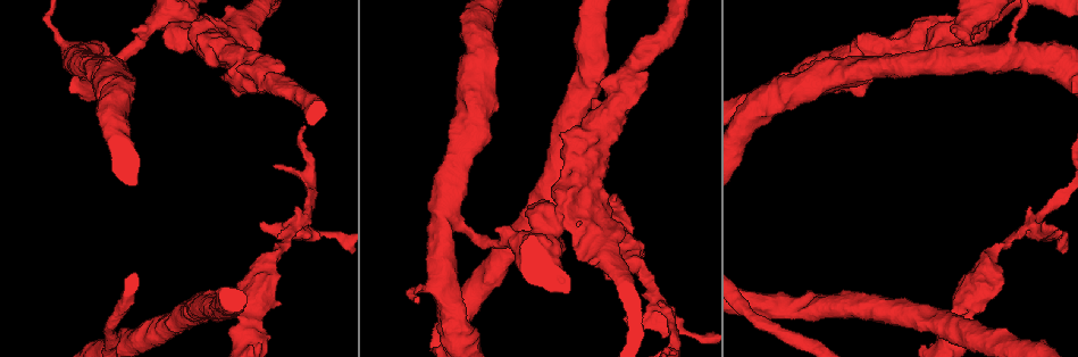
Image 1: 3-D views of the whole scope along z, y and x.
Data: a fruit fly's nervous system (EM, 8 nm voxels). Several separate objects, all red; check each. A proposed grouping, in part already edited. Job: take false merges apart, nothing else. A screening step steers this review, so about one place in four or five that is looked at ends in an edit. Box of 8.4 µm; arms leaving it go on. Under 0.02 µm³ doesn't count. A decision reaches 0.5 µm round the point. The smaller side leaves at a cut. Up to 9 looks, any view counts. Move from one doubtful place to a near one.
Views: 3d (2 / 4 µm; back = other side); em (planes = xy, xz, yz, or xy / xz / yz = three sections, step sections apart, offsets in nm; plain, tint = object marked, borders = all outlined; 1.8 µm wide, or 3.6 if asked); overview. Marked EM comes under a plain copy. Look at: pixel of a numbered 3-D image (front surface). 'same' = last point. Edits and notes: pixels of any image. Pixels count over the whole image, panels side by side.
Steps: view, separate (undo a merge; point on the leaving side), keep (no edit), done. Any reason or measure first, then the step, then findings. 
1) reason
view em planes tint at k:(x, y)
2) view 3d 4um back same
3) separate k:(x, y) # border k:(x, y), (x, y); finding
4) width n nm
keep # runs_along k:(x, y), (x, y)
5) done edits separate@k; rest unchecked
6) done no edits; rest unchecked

view em planes tint at 1:(295, 227)

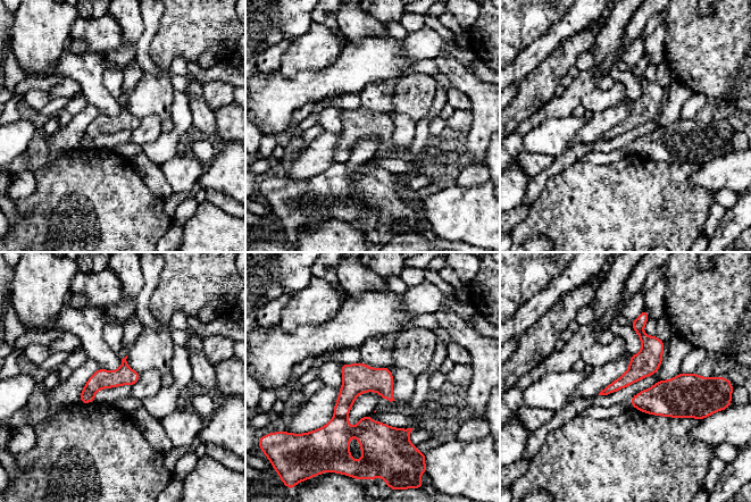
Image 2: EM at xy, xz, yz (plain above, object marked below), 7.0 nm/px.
separate 2:(327, 449) # part_leaving 2:(326, 428), (369, 434), (407, 432); a second neuron is stuck on

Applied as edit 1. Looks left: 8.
see it whole again
view overview

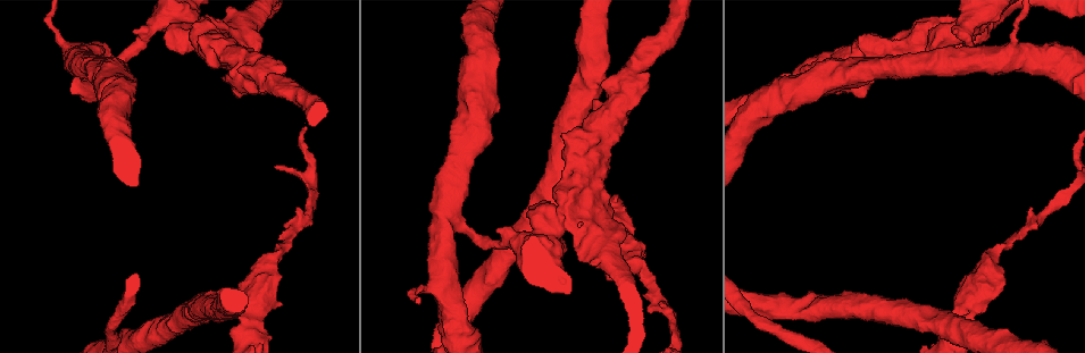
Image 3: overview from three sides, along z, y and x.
arms part here
view 3d 4um at 3:(882, 52)

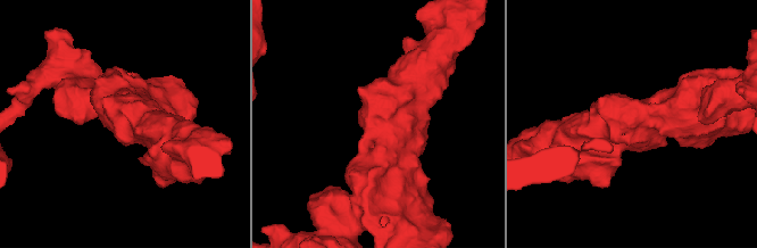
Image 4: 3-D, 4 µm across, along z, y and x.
view em 3.6um yz step 8 tint at 4:(631, 125)

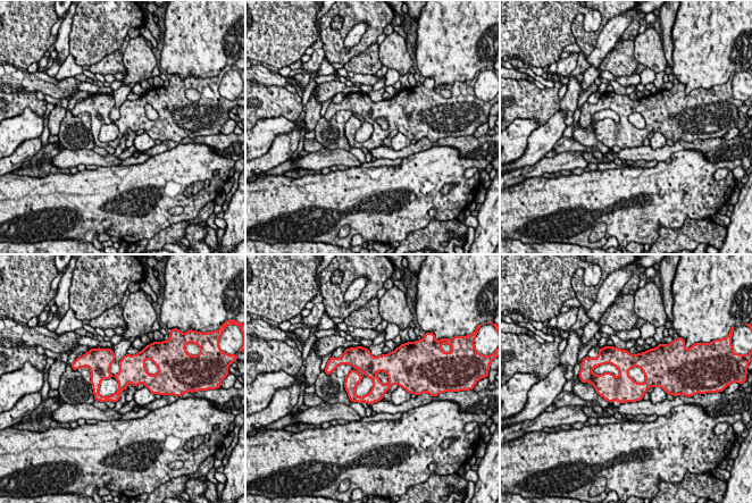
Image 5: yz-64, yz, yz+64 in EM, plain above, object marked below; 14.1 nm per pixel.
keep # one neuron here

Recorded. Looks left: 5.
view 3d 4um at 3:(246, 37)

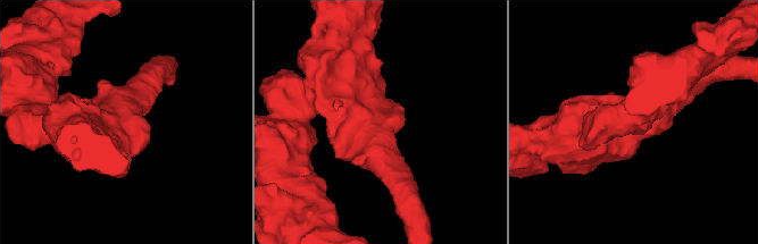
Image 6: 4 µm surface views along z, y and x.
arms 3; arm_widths 240, 380, 550 nm; need the tissue
view em 3.6um planes tint at 6:(127, 121)

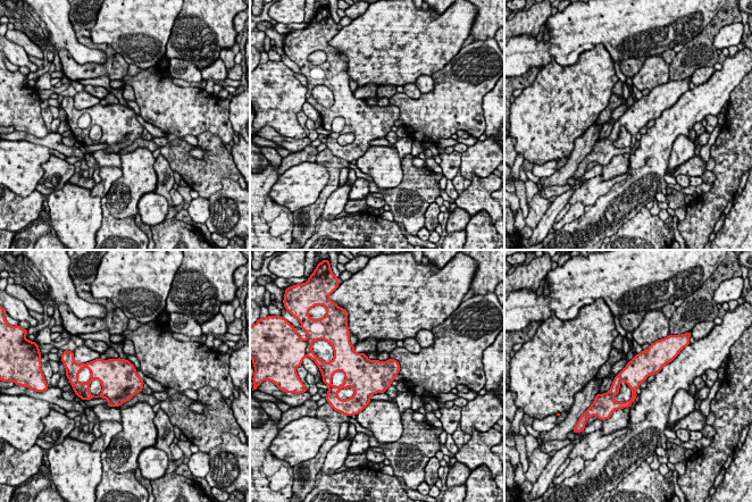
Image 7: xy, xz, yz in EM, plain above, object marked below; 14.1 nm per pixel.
keep # runs_along 7:(652, 352), (616, 383), (611, 402); one neuron here

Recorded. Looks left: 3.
sudden change in width
view 3d 4um at 3:(527, 243)

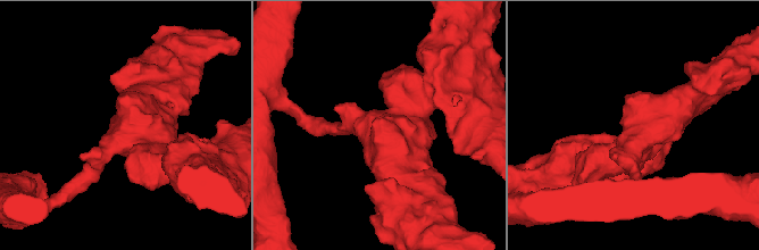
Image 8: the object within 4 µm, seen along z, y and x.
view em 3.6um xz step 8 tint at 8:(119, 143)

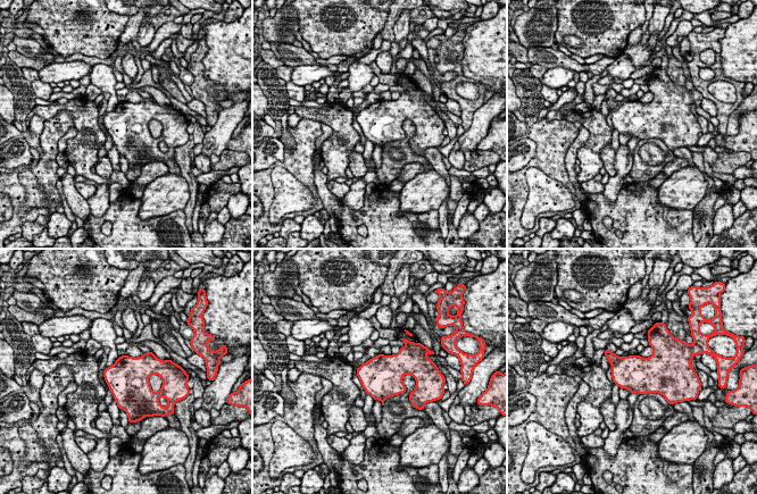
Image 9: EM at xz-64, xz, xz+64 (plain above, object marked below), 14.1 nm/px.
view em 3.6um xy step 16 borders same

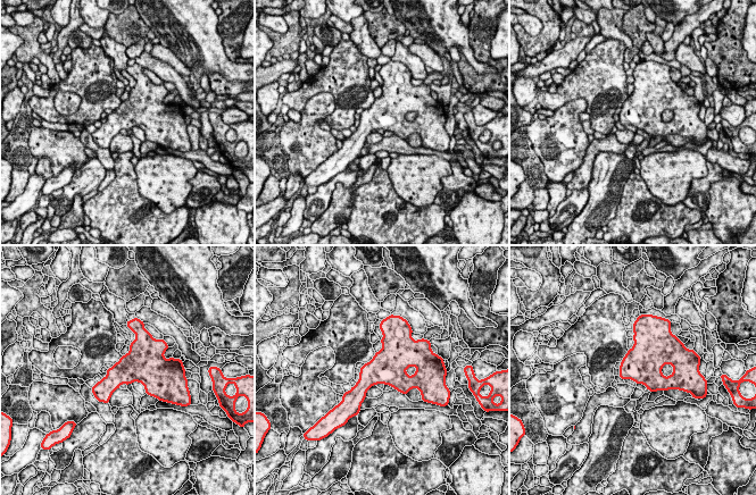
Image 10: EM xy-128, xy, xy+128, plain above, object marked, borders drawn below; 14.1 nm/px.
width 400 nm
keep # all the same neuron

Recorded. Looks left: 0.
done edits separate@2; rest unchecked

